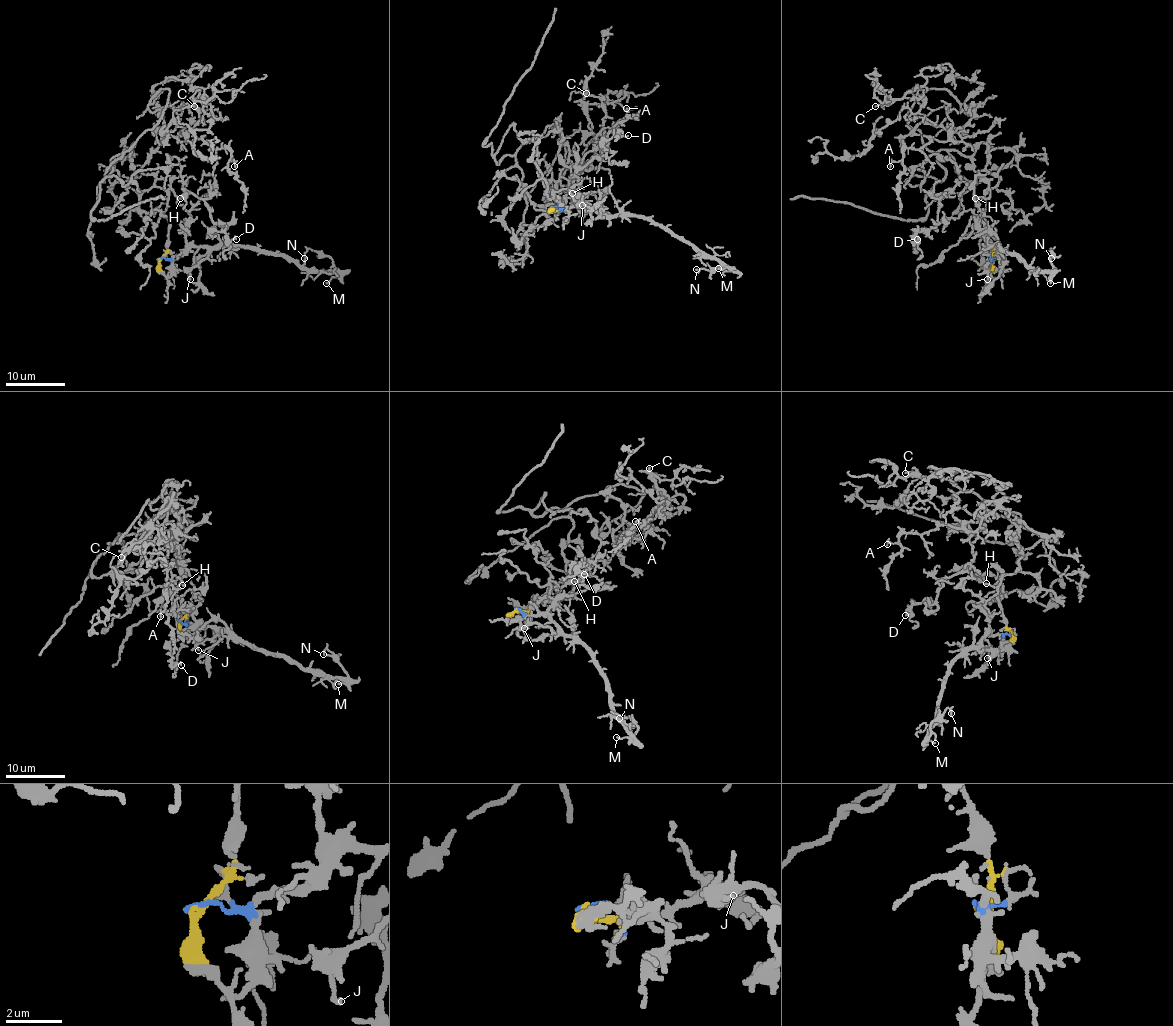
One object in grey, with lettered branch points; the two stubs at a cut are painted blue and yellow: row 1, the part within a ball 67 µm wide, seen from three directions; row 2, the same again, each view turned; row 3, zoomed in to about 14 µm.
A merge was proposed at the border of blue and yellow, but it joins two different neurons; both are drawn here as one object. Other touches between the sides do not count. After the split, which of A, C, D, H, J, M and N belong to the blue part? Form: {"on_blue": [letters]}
{"on_blue": ["J", "M", "N"]}

